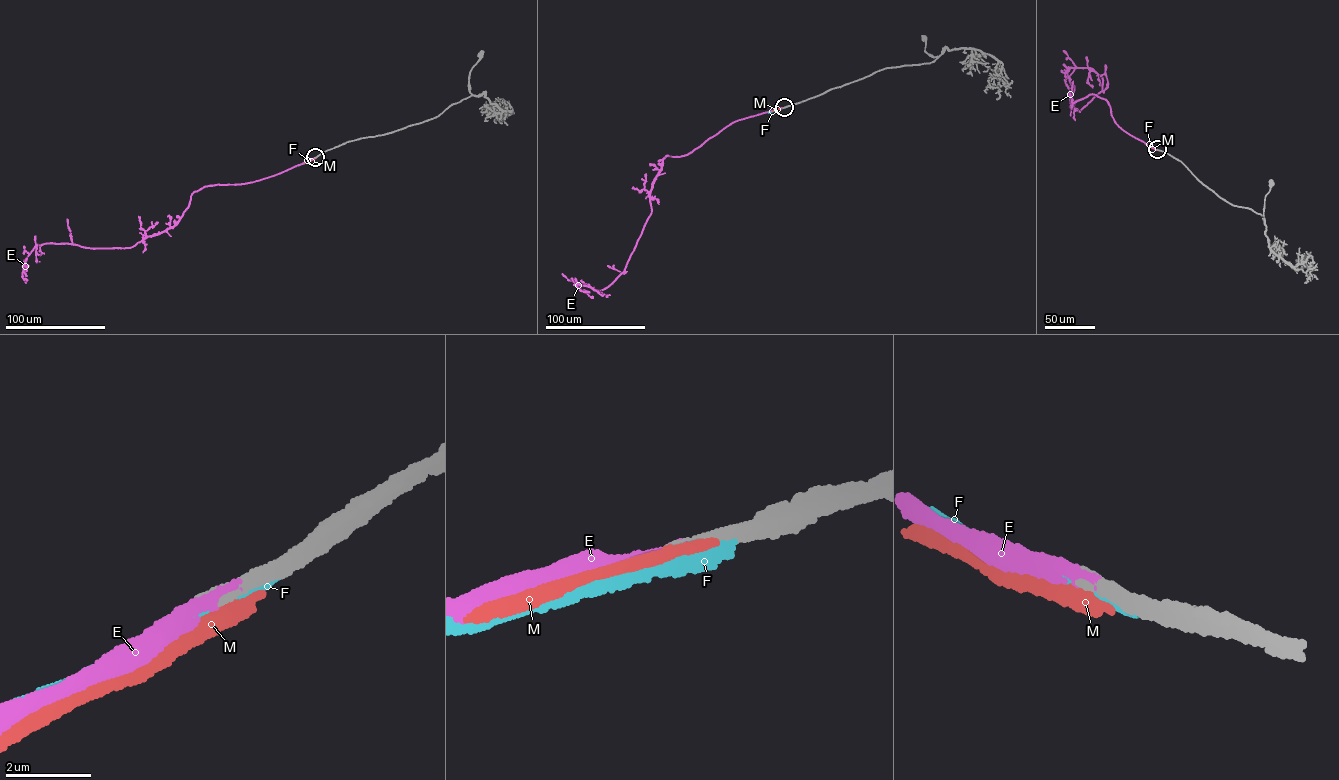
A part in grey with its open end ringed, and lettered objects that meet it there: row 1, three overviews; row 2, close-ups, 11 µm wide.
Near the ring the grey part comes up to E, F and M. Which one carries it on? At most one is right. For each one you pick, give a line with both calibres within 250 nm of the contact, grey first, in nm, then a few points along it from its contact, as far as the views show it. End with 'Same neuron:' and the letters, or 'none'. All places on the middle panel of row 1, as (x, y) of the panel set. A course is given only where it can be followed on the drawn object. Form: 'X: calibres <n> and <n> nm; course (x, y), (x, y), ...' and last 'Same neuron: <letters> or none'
E: calibres 400 and 320 nm; course (784, 107), (731, 123), (687, 154), (665, 156), (626, 267), (605, 288), (579, 286), (593, 297)
Same neuron: E

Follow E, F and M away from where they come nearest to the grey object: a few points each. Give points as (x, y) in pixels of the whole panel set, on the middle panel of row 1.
E: (784, 107), (731, 123), (687, 154), (665, 156), (626, 267), (605, 288), (579, 286), (593, 297)
F: (784, 107), (767, 112)
M: (784, 107), (772, 111)

